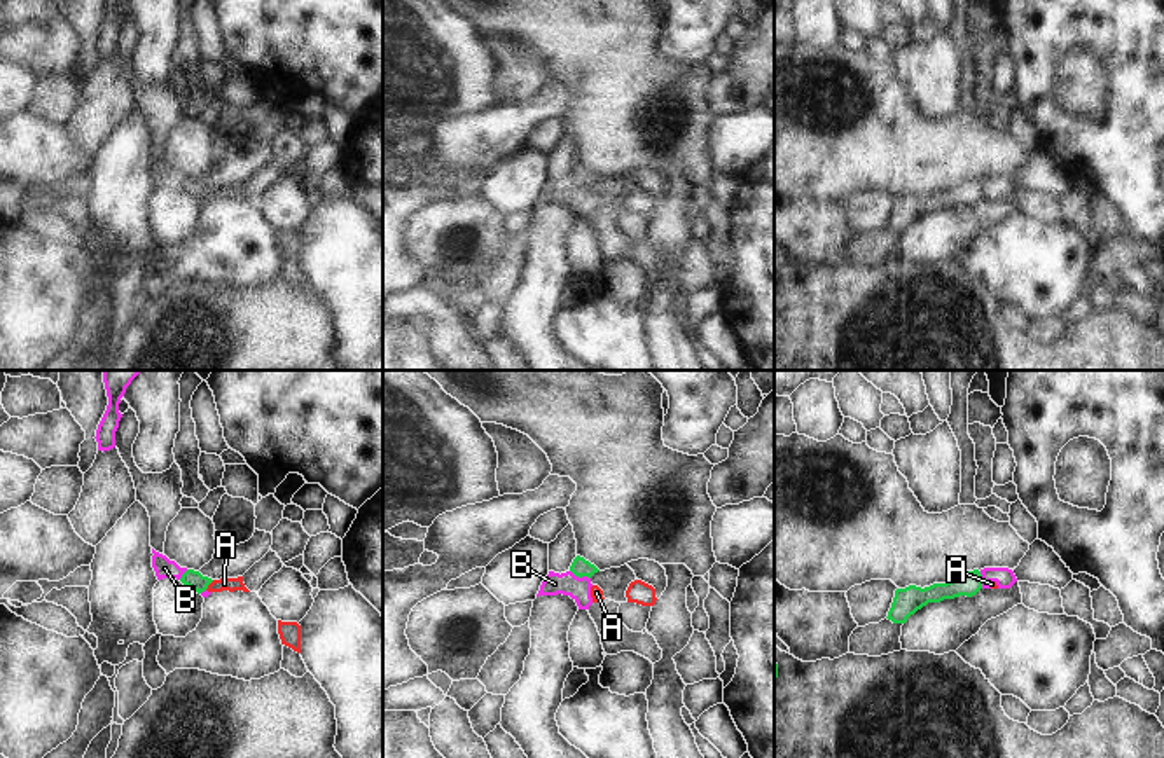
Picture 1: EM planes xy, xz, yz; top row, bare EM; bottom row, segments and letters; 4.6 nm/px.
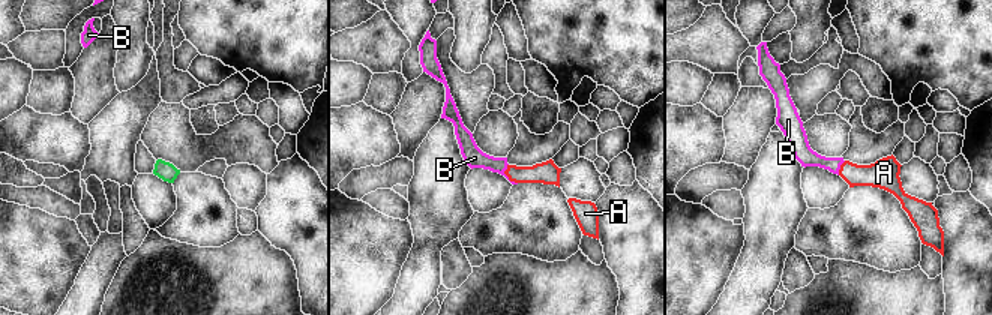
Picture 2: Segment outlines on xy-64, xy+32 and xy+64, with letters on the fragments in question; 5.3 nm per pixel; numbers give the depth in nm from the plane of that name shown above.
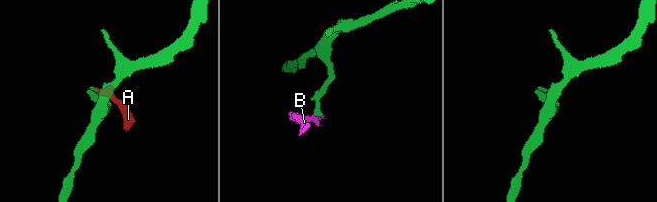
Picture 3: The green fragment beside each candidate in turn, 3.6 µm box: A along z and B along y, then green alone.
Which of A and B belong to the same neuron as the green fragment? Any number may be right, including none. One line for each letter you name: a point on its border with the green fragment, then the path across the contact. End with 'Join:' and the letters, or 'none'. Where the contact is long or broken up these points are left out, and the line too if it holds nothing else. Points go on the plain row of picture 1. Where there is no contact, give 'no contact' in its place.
Join: none

